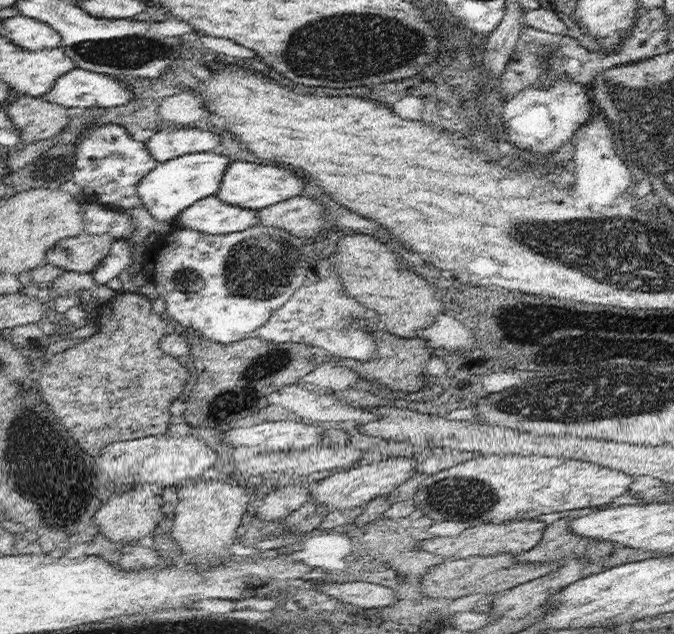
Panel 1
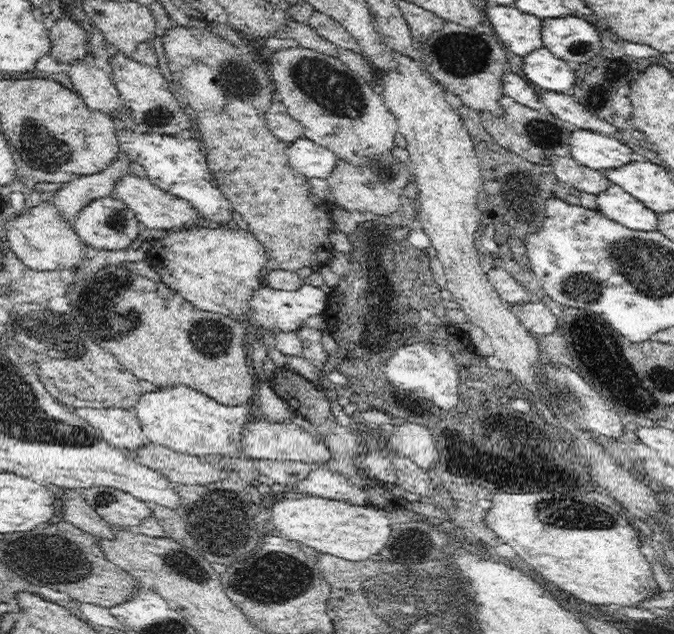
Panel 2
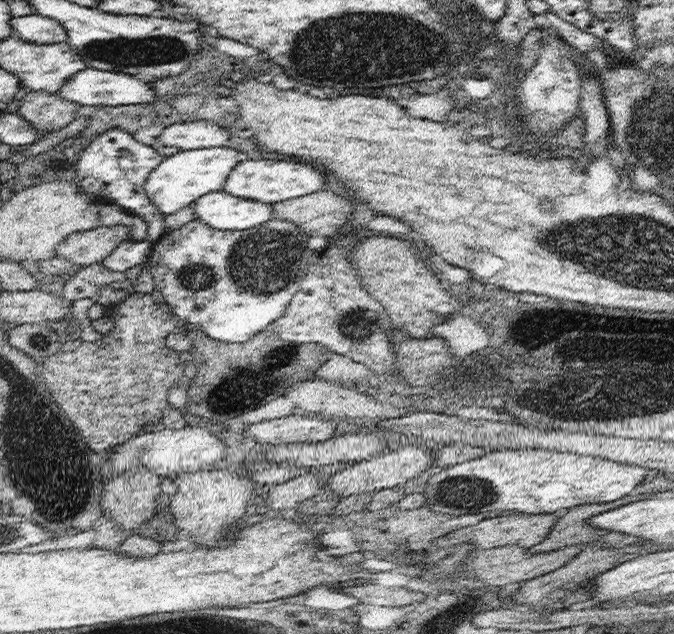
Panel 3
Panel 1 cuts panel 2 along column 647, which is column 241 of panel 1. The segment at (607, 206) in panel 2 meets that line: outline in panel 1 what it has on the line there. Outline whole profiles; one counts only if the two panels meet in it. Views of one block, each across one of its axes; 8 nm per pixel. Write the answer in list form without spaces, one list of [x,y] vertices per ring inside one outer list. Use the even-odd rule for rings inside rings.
[[[215,194],[197,200],[177,216],[181,228],[189,228],[203,234],[233,234],[243,232],[259,224],[259,214],[255,208],[241,208],[219,200]]]

